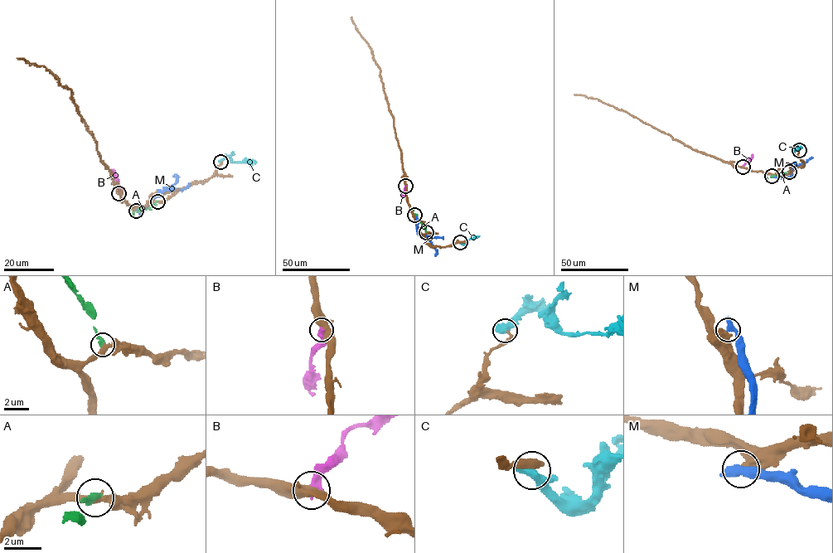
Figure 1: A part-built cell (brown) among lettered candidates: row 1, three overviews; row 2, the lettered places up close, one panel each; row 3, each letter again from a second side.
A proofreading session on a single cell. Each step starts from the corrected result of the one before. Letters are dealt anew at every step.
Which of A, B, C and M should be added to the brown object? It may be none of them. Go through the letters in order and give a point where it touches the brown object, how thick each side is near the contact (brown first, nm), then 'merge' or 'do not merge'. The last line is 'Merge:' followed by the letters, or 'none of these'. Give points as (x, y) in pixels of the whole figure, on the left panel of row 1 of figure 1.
A: meets brown at (157, 201); 300 nm thick on the brown side, 400 nm on the other; do not merge
B: meets brown at (118, 193); 400 nm thick on the brown side, 400 nm on the other; do not merge
C: meets brown at (220, 162); 180 nm thick on the brown side, 650 nm on the other; do not merge
M: meets brown at (136, 211); 550 nm thick on the brown side, 550 nm on the other; do not merge
Merge: none of these

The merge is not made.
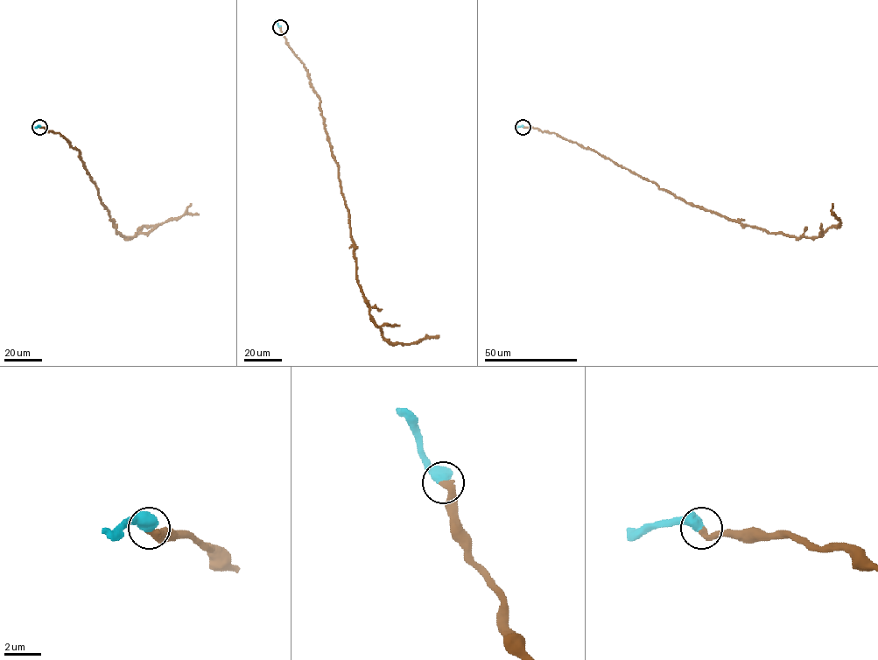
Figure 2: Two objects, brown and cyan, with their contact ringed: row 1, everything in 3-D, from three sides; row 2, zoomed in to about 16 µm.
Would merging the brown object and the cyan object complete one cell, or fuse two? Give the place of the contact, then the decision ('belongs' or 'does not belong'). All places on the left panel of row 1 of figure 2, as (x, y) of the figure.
place (39, 127); belongs

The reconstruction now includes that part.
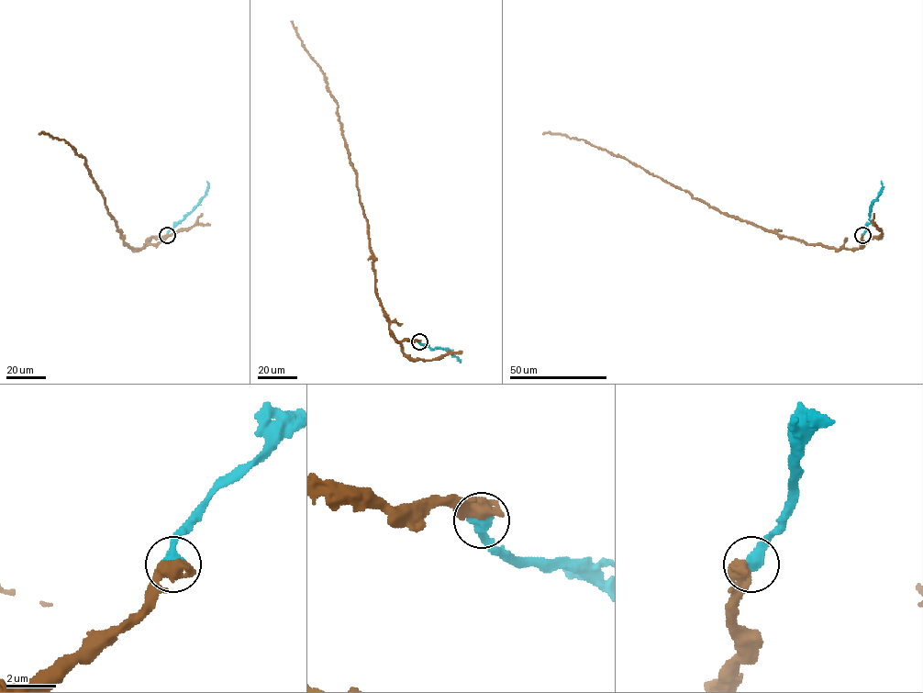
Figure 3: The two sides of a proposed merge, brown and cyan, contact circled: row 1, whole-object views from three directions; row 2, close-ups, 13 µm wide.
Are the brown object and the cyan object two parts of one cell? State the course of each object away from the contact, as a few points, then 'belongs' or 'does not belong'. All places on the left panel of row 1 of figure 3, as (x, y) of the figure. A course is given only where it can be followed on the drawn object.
brown via (167, 235), (142, 248), (124, 244), (85, 159), (65, 140), (38, 133) | cyan via (167, 235), (205, 195), (208, 186), (207, 181) | belongs

